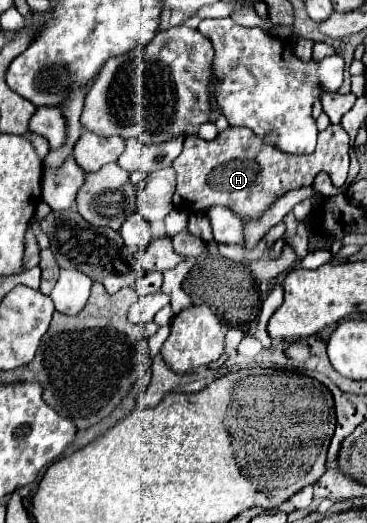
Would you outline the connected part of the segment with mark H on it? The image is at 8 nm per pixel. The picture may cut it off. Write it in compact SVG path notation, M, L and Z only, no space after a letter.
M329 125L325 131L319 131L317 149L311 155L285 155L285 151L257 141L247 127L227 127L213 141L187 135L181 155L173 161L173 169L177 171L177 189L173 195L175 209L205 213L213 205L223 205L249 223L261 219L281 195L293 189L311 187L321 171L331 177L335 187L341 187L349 171L349 135L341 125Z

